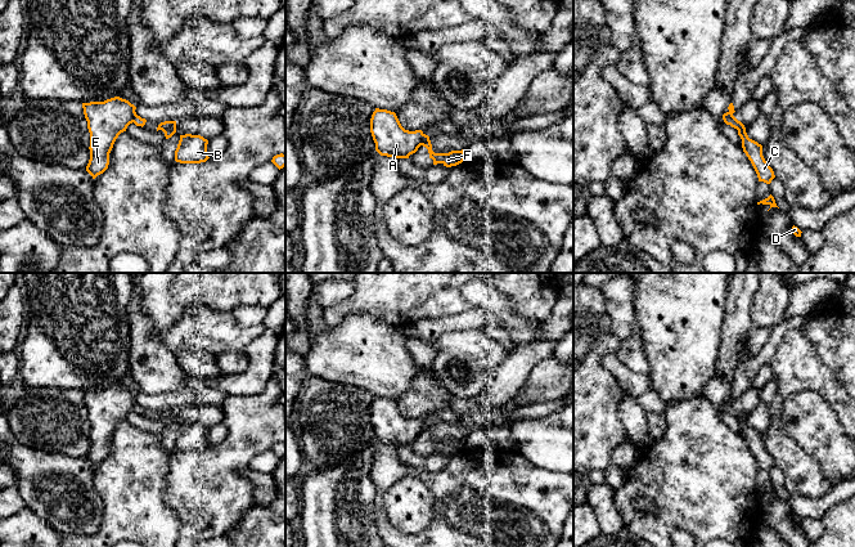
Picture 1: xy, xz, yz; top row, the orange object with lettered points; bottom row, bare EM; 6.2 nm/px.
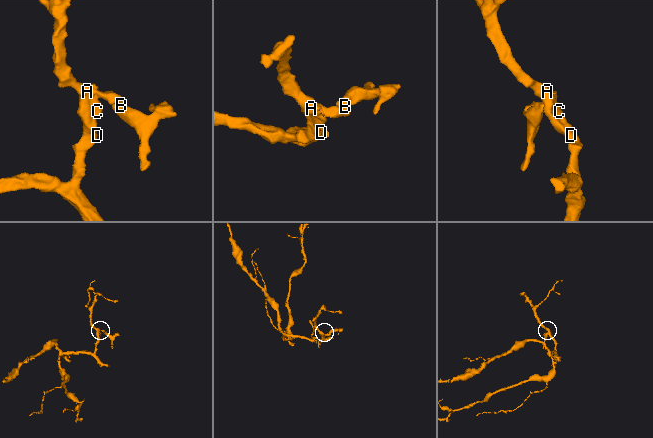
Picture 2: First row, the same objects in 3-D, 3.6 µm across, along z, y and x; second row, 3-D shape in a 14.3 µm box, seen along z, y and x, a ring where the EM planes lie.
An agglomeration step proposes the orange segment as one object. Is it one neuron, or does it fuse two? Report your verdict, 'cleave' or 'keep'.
cleave

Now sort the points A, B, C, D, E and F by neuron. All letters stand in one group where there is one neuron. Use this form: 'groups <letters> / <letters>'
groups A C D E / B F

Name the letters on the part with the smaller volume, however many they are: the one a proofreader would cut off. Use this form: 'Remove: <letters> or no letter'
Remove: B, F

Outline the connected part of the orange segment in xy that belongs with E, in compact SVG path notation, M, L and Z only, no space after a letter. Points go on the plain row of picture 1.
M120 385L82 391L90 421L90 448L86 459L95 467L109 453L109 441L118 423L134 411L136 395Z

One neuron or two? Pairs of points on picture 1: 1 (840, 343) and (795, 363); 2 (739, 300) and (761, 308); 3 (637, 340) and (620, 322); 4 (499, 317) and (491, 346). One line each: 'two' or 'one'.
1: two
2: two
3: two
4: two

